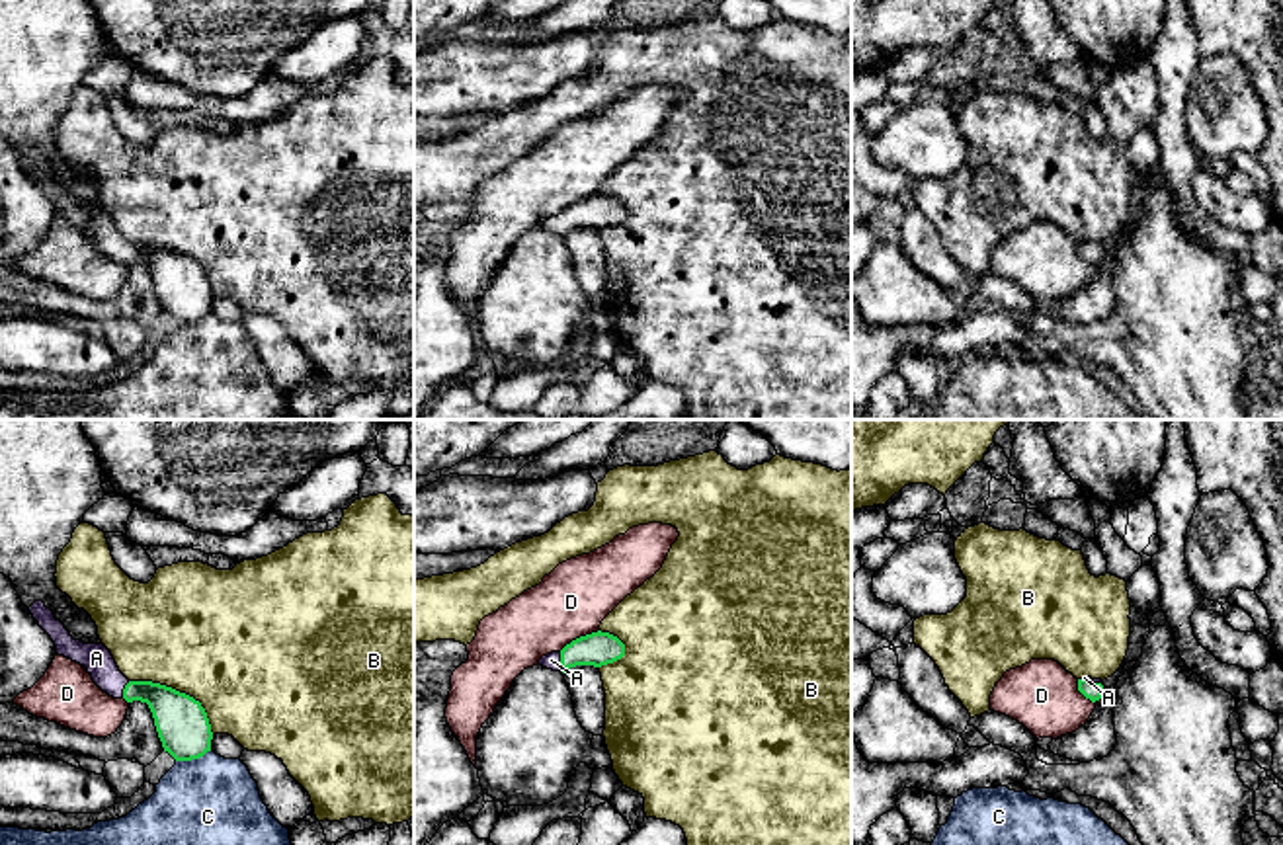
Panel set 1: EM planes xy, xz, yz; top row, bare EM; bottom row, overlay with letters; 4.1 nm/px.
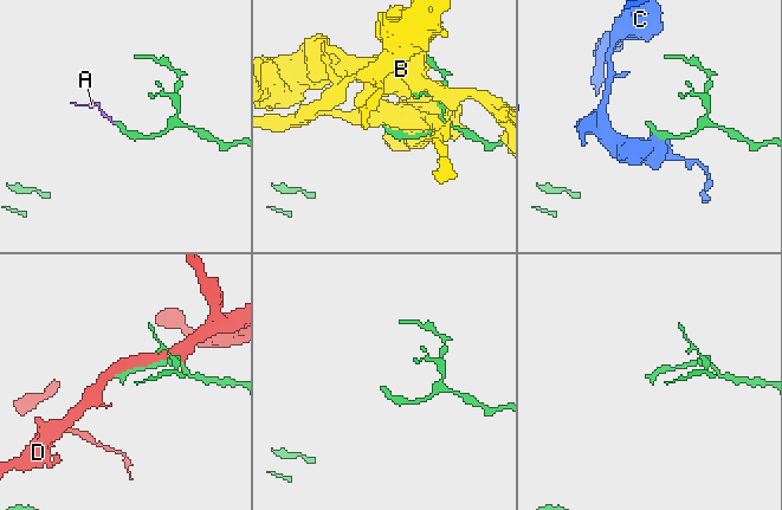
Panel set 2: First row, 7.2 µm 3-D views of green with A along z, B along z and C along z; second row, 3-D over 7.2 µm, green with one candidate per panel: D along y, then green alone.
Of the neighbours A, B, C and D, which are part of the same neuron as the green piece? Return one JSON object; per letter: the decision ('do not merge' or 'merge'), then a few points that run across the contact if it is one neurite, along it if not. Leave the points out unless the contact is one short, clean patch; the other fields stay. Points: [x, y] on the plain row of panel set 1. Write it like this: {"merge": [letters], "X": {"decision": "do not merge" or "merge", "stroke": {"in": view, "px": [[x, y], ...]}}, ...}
{"merge": ["A"], "A": {"decision": "merge", "stroke": {"in": "xz", "px": [[598, 211], [577, 215], [561, 225], [551, 223]]}}, "B": {"decision": "do not merge"}, "C": {"decision": "do not merge"}, "D": {"decision": "do not merge"}}

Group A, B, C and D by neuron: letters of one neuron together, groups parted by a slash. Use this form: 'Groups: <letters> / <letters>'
Groups: A / B / C / D

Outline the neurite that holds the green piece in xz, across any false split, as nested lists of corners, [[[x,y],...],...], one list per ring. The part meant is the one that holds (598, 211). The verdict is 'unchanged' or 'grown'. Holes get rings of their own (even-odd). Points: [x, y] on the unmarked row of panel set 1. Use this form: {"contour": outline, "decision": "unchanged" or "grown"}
{"contour": [[[592,195],[566,207],[560,215],[547,217],[539,228],[553,234],[566,234],[576,228],[601,230],[625,219],[625,207],[609,195]]], "decision": "grown"}

